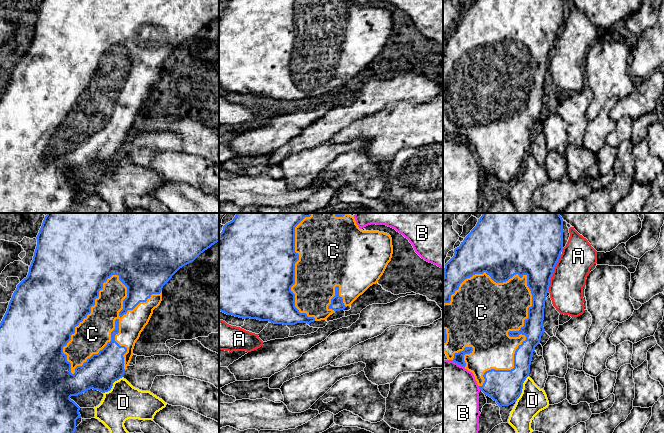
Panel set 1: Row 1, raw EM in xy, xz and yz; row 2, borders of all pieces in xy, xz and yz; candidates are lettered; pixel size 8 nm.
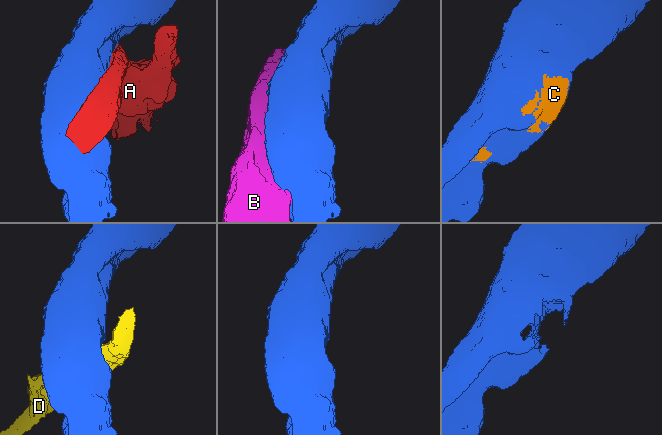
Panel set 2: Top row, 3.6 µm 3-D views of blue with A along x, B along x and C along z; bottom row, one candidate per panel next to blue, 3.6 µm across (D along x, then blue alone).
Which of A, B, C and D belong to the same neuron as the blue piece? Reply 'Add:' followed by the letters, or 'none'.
Add: C

